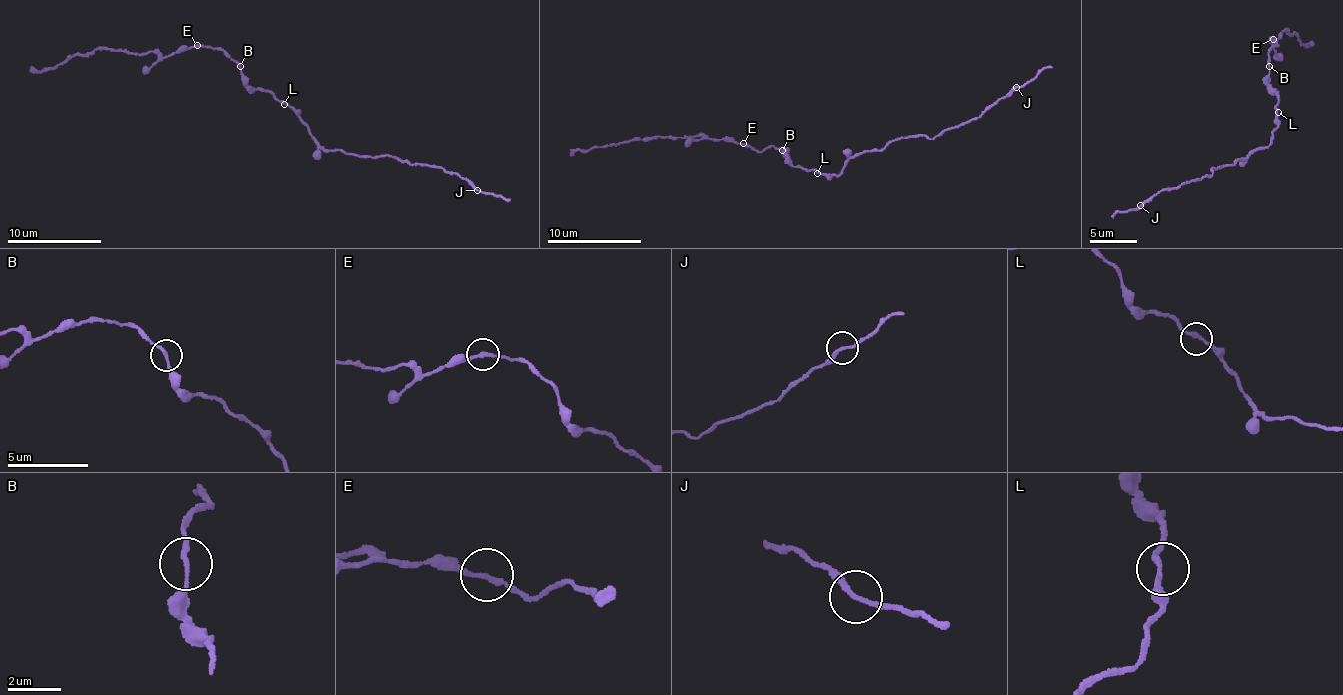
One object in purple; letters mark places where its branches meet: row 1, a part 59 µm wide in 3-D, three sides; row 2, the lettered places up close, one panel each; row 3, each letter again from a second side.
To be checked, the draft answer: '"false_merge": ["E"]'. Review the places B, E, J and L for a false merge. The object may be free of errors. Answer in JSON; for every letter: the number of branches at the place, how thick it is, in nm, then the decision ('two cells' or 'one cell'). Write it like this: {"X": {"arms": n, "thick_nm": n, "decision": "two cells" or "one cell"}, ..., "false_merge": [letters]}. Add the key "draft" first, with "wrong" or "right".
{"draft": "right", "B": {"arms": 2, "thick_nm": 170, "decision": "one cell"}, "E": {"arms": 2, "thick_nm": 180, "decision": "two cells"}, "J": {"arms": 2, "thick_nm": 190, "decision": "one cell"}, "L": {"arms": 2, "thick_nm": 180, "decision": "one cell"}, "false_merge": ["E"]}

